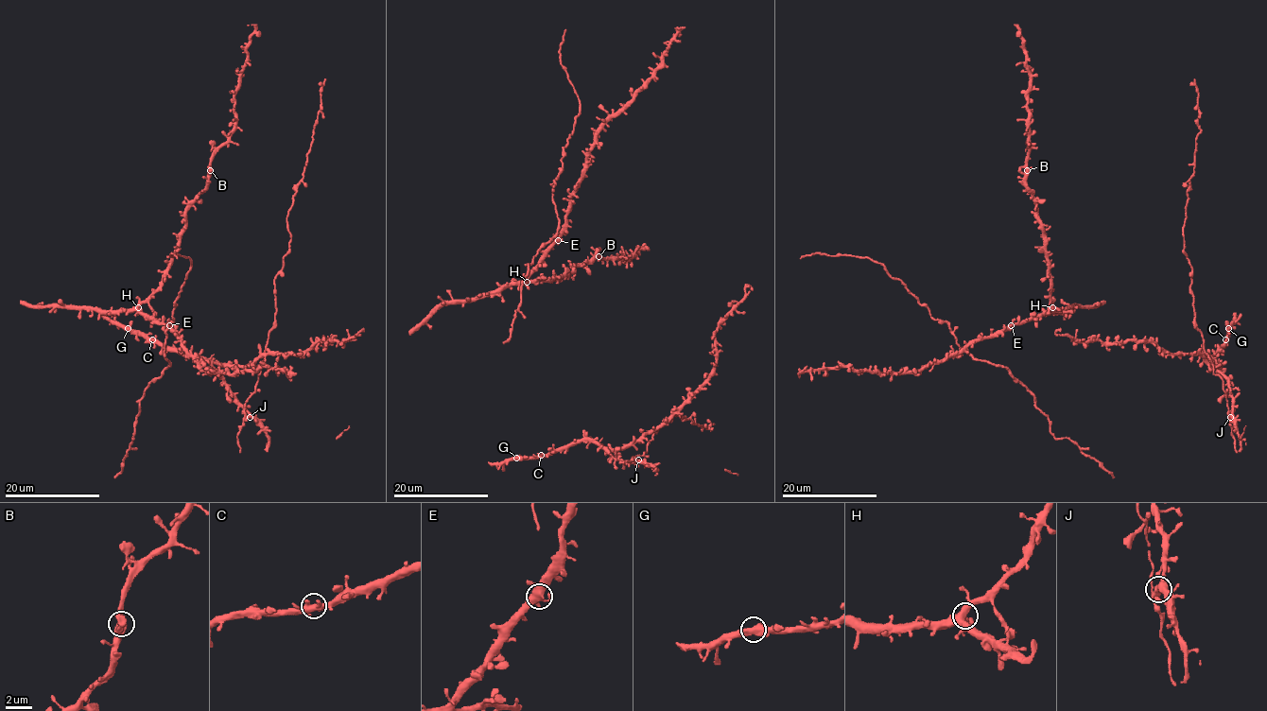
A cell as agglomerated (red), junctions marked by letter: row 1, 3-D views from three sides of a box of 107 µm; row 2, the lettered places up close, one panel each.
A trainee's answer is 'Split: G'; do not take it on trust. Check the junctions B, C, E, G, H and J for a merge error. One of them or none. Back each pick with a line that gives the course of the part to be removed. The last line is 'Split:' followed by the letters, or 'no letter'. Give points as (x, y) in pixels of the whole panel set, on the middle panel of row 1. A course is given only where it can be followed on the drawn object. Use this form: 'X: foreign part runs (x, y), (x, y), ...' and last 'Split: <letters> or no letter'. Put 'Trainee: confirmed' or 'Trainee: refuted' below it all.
Split: no letter
Trainee: refuted

